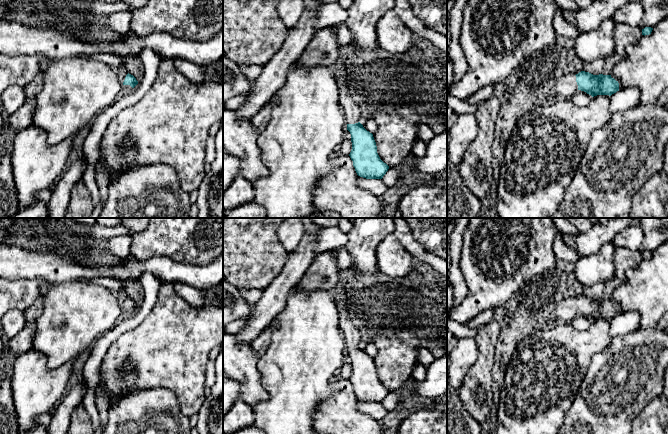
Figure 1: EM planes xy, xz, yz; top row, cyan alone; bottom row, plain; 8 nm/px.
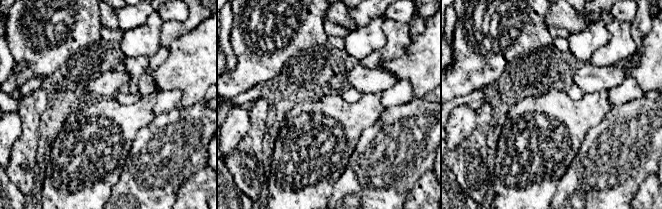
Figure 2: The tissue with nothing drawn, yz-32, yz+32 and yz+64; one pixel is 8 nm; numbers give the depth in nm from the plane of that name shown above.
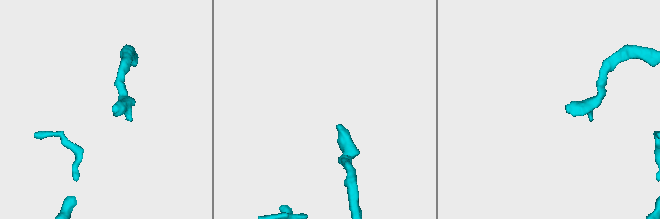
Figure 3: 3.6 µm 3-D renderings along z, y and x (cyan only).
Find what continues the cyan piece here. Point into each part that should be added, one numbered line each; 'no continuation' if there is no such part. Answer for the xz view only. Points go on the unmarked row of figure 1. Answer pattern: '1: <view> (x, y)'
1: xz (352, 337)

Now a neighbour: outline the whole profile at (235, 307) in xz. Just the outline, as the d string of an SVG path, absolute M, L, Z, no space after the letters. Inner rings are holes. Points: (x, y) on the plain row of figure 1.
M223 279L223 327L239 319L248 320L253 310L239 288Z

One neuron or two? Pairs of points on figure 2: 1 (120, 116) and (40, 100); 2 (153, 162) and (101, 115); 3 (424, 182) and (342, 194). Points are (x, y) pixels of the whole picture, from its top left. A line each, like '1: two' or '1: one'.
1: two
2: two
3: two

